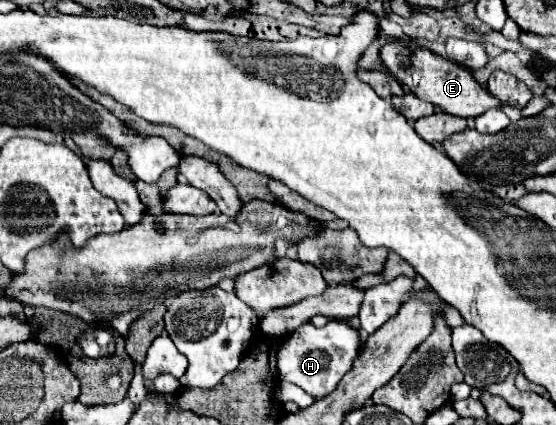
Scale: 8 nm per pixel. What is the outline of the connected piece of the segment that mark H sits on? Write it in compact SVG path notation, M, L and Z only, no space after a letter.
M330 320L322 328L316 328L314 324L304 324L290 336L286 336L284 344L276 352L276 368L280 380L292 382L304 392L308 392L314 400L320 400L336 388L340 378L348 372L348 366L352 366L352 362L356 360L358 350L360 350L358 332L348 328L344 322Z

